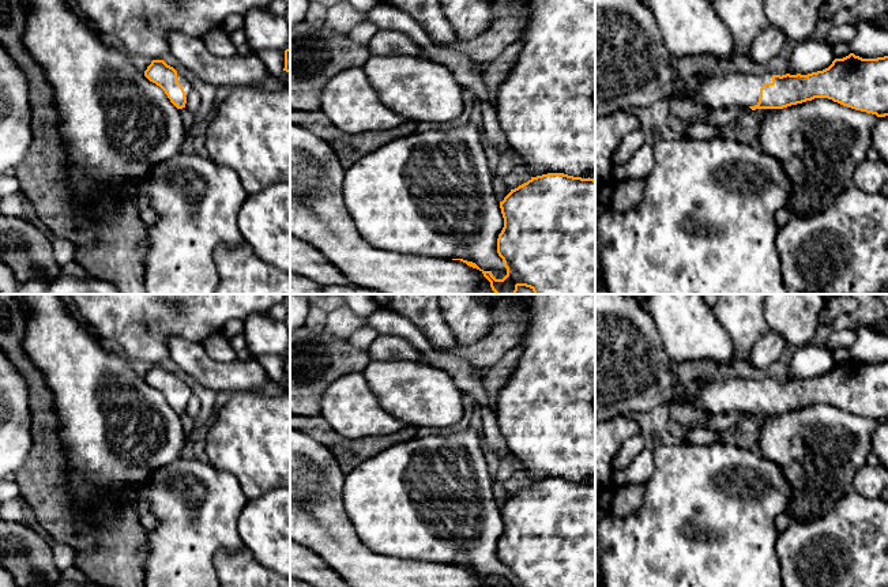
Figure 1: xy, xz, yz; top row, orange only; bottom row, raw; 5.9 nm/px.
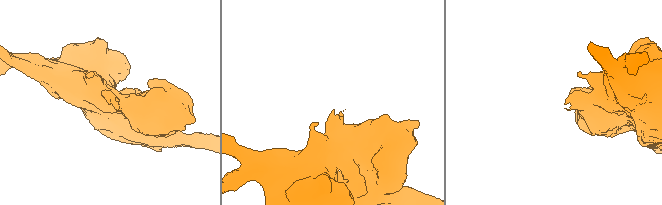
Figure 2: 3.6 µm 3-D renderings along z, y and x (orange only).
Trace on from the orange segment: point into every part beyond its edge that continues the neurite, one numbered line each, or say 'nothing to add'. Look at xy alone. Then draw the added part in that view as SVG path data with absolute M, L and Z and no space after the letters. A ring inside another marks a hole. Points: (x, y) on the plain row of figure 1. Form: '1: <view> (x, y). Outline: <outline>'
1: xy (181, 384). Outline: M177 377L177 387L183 391L185 402L188 402L192 396L189 385L183 379Z

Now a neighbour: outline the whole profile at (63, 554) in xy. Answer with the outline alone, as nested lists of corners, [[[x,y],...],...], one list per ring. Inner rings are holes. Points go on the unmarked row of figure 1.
[[[50,537],[49,538],[49,542],[48,542],[52,548],[52,554],[53,554],[53,561],[54,561],[54,565],[57,567],[57,569],[63,573],[65,569],[74,567],[75,564],[75,552],[74,549]]]

